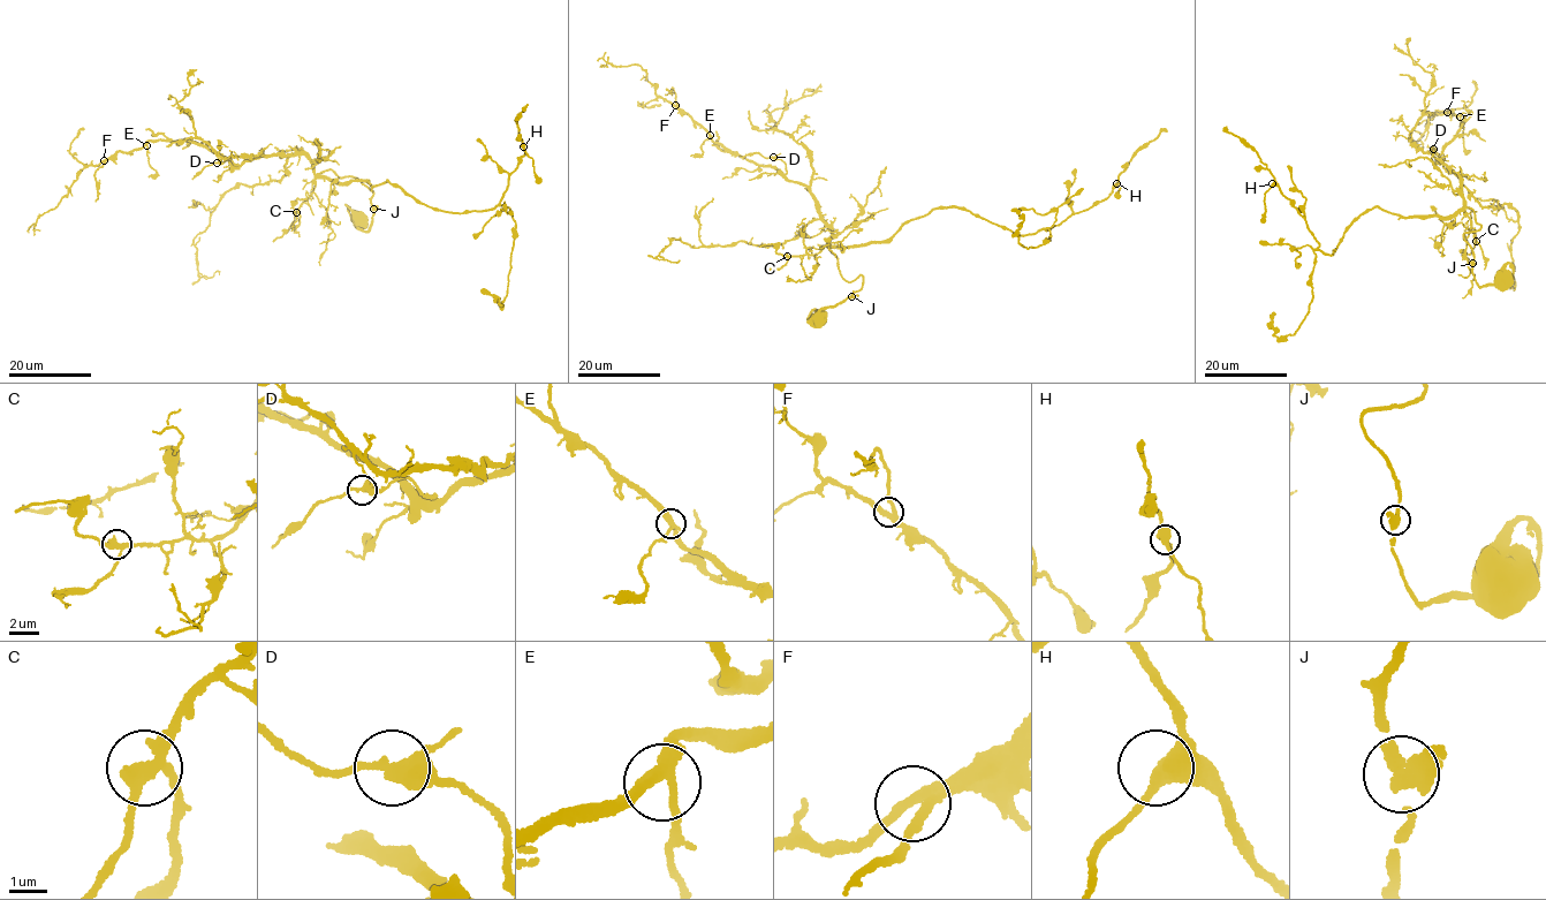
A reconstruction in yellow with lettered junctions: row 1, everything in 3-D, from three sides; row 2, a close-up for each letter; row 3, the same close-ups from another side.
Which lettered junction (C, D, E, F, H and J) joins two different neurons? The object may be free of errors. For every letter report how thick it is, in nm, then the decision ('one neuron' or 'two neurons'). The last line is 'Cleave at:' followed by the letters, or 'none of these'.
C: 320 nm | one neuron
D: 360 nm | one neuron
E: 280 nm | one neuron
F: 260 nm | one neuron
H: 360 nm | one neuron
J: 320 nm | one neuron
Cleave at: none of these

